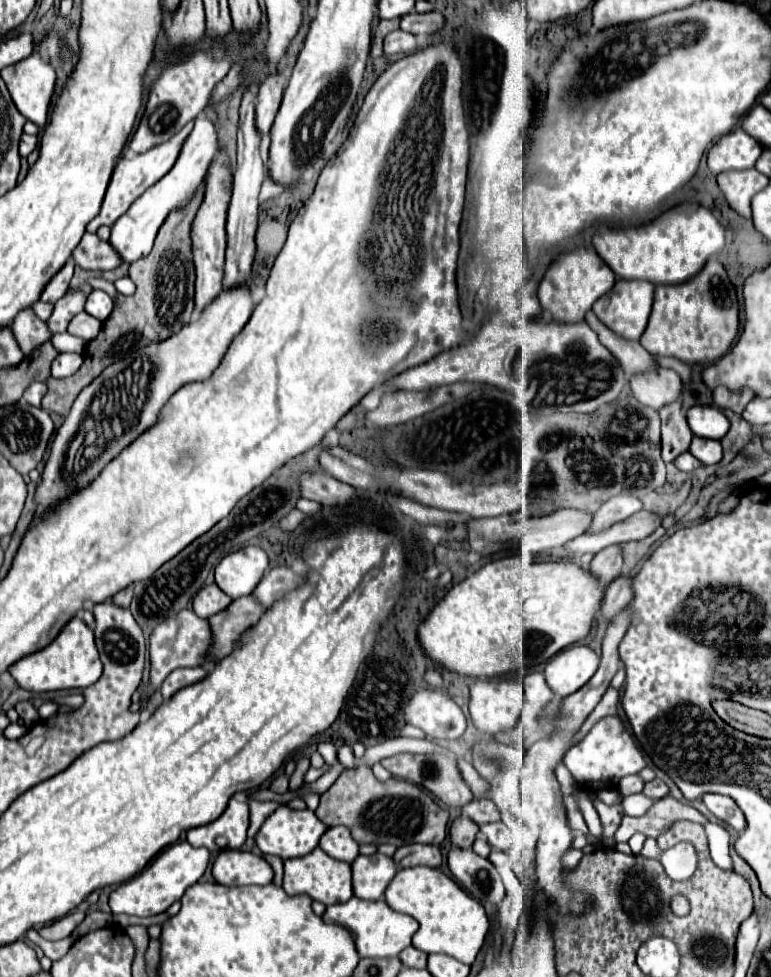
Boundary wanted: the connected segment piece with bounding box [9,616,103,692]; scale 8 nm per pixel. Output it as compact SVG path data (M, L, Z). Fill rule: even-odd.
M71 618L67 626L57 634L57 638L45 646L41 652L33 652L17 660L9 668L15 682L29 692L51 692L51 690L67 690L67 688L87 688L101 678L103 664L99 660L99 652L93 640L93 632L85 626L81 618Z

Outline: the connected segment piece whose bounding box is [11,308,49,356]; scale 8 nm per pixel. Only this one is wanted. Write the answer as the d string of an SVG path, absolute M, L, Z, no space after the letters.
M31 308L23 310L23 314L15 318L11 330L17 336L17 344L25 356L29 356L33 350L37 350L41 346L41 342L49 340L49 330L47 330L45 322L37 320L37 316L33 314Z

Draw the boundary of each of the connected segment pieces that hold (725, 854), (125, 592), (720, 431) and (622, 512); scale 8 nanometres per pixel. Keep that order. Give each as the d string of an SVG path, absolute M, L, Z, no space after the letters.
M703 824L707 840L709 840L709 850L711 858L719 868L733 868L731 866L731 856L729 856L729 834L723 826L719 824Z
M129 584L127 588L123 588L123 590L119 590L115 596L113 596L113 602L117 602L117 606L129 606L131 604L131 600L133 600L133 584Z
M693 406L693 408L689 408L687 422L689 422L695 436L713 438L713 440L721 440L731 428L729 418L717 406Z
M619 494L615 498L607 500L595 512L595 518L593 518L593 524L591 524L589 532L597 532L597 530L603 530L603 528L609 528L613 522L625 520L631 514L635 514L637 510L641 510L641 502L635 496L631 496L631 494Z

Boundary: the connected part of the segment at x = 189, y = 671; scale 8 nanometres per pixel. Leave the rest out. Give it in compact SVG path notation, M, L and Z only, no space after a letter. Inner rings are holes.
M197 666L197 668L177 668L177 670L173 670L173 672L165 678L165 682L163 682L163 686L161 686L161 694L163 694L163 698L167 700L167 698L171 698L177 690L181 690L181 688L185 688L185 686L189 686L189 684L195 684L195 682L203 680L205 676L207 676L207 670L201 668L201 666Z

